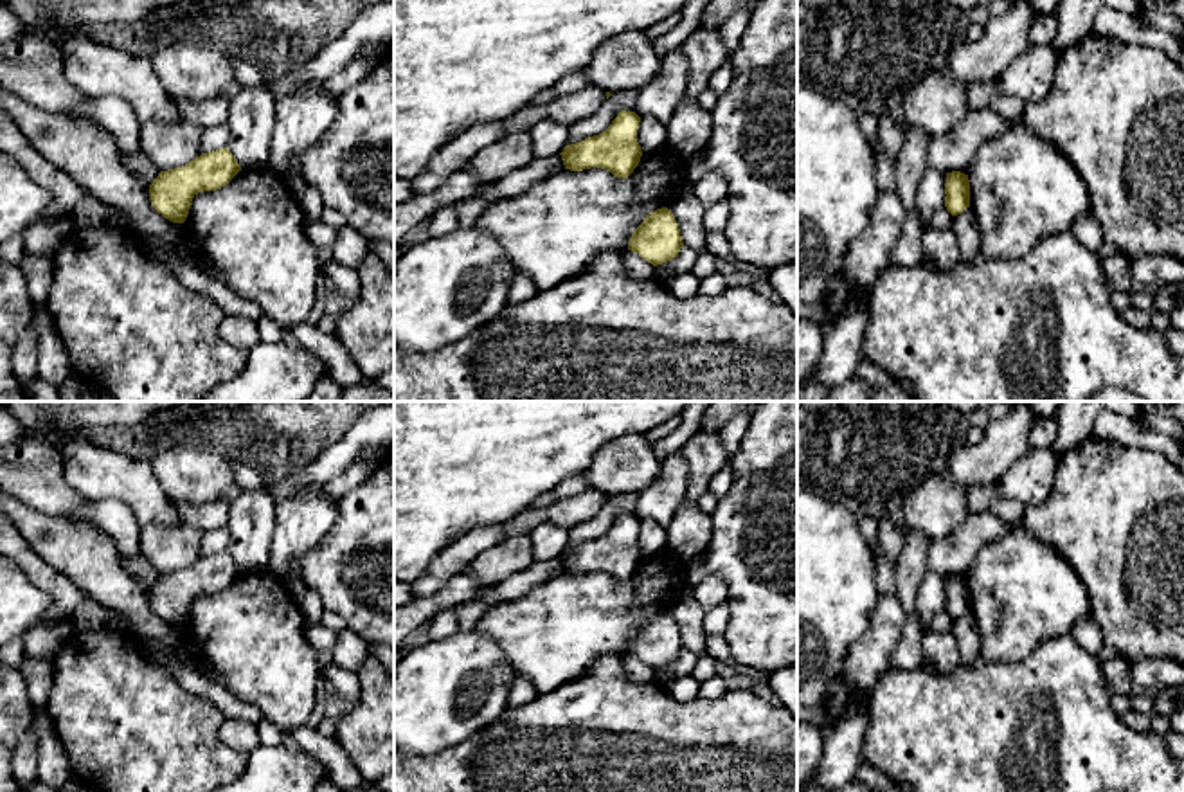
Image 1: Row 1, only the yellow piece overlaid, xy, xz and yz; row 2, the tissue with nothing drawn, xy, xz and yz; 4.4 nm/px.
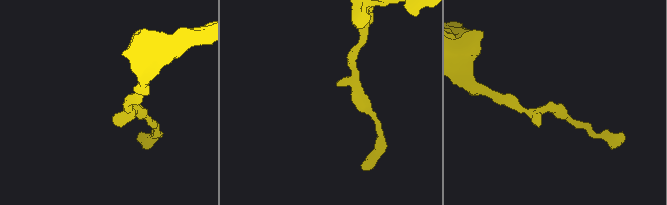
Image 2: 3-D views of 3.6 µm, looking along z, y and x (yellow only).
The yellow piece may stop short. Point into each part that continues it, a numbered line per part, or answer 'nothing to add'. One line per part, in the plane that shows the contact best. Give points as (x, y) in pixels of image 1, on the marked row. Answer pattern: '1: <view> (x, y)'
nothing to add

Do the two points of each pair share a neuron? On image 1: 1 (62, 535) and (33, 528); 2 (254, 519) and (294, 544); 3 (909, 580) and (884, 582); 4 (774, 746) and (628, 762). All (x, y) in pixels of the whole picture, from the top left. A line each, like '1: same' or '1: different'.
1: same
2: different
3: different
4: same

